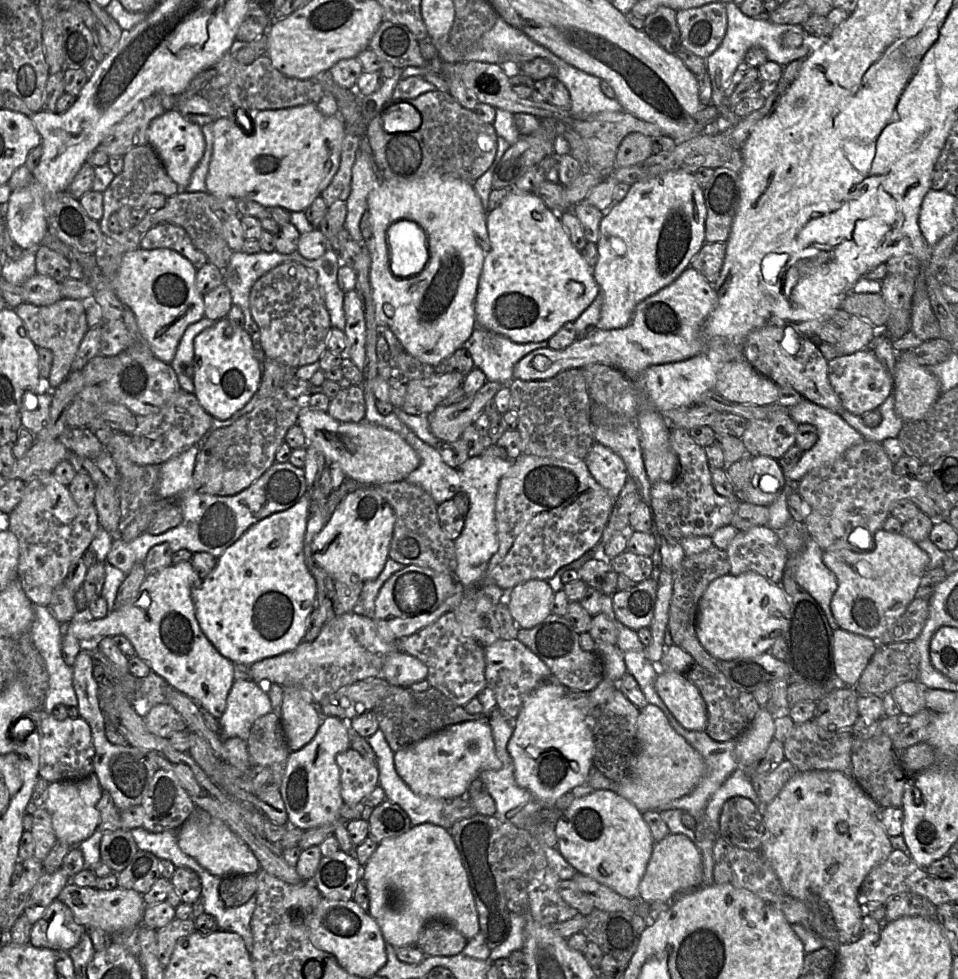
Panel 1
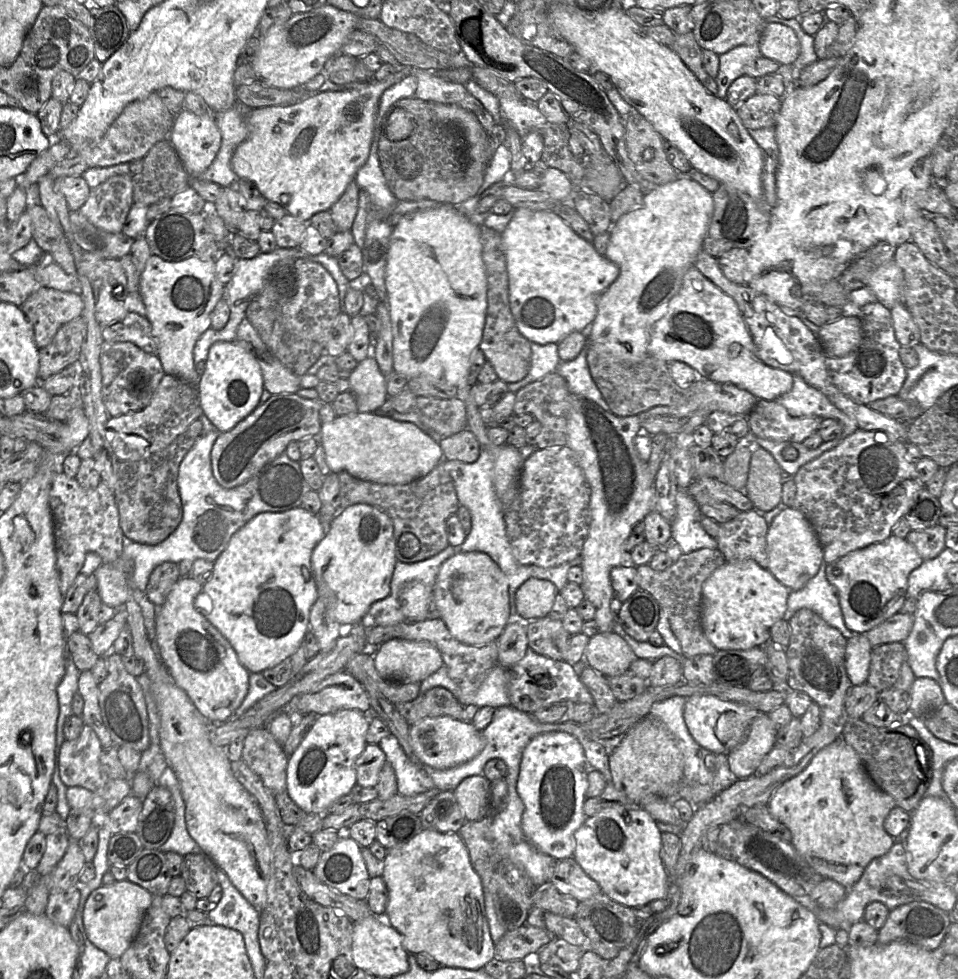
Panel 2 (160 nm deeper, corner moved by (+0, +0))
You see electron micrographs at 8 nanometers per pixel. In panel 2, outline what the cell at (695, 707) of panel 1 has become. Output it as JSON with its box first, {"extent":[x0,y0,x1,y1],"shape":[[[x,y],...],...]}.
{"extent":[683,695,759,755],"shape":[[[692,695],[686,700],[683,717],[691,736],[701,747],[728,755],[745,741],[750,725],[759,713],[747,705],[725,701],[713,695]]]}

